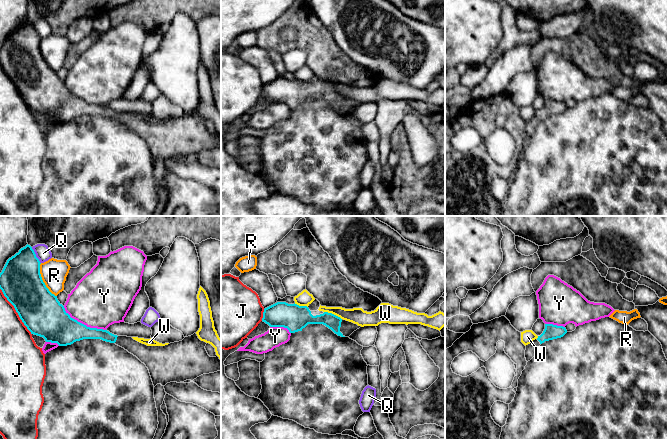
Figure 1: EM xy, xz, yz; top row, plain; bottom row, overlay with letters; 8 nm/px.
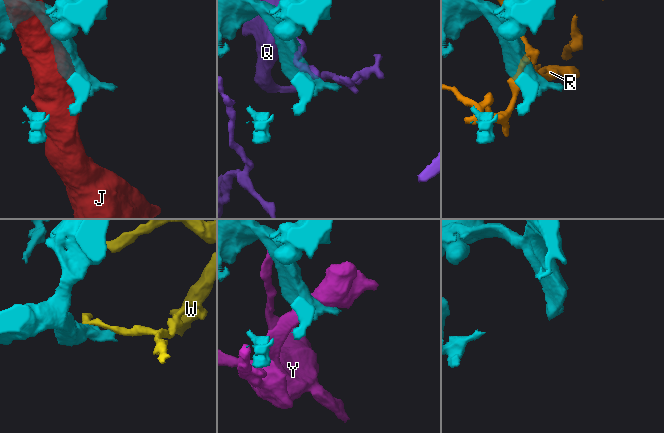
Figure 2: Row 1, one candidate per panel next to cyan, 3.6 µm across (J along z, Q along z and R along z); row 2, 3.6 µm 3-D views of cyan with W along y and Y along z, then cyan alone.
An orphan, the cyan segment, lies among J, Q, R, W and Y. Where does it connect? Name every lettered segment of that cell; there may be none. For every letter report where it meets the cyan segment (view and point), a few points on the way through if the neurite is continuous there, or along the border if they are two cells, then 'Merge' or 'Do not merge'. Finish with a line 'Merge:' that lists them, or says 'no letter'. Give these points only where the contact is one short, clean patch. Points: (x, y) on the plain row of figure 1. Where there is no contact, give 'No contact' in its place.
J: Touches cyan at xy (16, 87). Do not merge
Q: Touches cyan at xy (35, 31). Boundary: xy (31, 23), (40, 39). Do not merge
R: Touches cyan at xy (42, 56). Do not merge
W: Touches cyan at xz (333, 90). Do not merge
Y: Touches cyan at xy (83, 100). Do not merge
Merge: no letter

